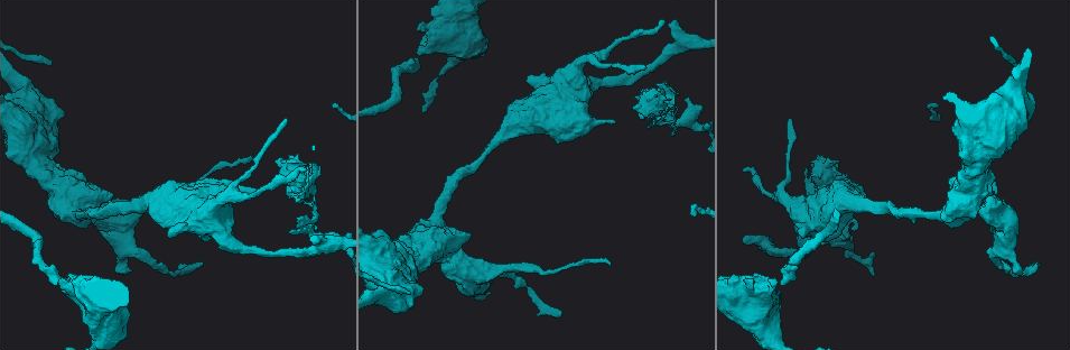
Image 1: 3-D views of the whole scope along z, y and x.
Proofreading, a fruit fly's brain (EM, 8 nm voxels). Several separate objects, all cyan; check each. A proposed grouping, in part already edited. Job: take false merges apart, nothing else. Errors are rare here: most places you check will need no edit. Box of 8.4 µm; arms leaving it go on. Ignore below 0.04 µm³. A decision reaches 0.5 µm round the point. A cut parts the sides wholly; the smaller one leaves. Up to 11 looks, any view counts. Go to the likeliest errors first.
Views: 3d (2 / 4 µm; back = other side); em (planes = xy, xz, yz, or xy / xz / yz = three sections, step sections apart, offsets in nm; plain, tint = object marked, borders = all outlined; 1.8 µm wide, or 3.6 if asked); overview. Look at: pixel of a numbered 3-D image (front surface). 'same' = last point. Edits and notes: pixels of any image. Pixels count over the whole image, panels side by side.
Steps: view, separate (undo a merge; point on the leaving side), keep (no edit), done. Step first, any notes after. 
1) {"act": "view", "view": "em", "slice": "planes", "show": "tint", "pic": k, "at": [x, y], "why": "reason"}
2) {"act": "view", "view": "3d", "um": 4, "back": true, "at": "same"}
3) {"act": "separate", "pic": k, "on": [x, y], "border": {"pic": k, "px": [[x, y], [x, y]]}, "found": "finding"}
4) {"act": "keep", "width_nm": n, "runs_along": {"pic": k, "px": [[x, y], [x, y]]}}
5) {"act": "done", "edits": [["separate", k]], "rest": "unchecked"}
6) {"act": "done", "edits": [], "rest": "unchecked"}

{"act": "view", "view": "em", "slice": "planes", "show": "tint", "pic": 1, "at": [301, 185], "why": "thick turns thin"}

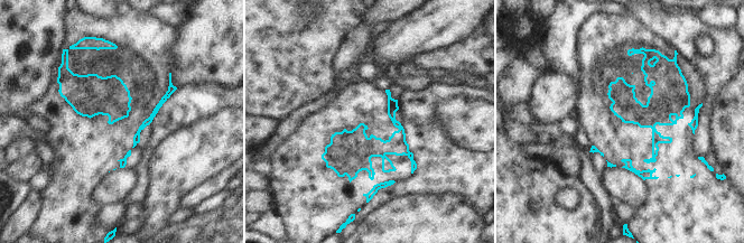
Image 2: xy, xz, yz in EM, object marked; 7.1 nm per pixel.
{"act": "keep", "found": "continuous, no second cell"}

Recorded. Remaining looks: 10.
{"act": "view", "view": "em", "um": 3.6, "slice": "planes", "show": "plain", "pic": 1, "at": [517, 117], "why": "closes a loop"}

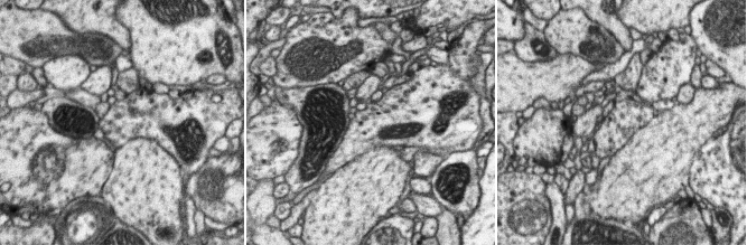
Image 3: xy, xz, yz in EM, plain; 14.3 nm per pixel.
{"act": "view", "view": "em", "um": 3.6, "slice": "planes", "show": "borders", "at": "same"}

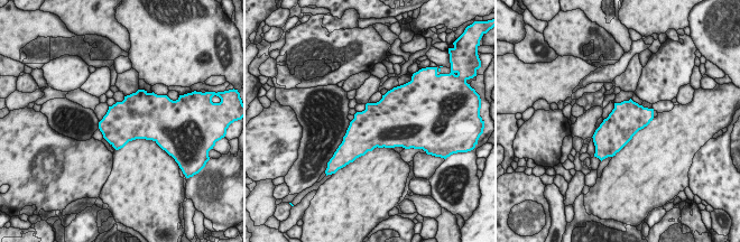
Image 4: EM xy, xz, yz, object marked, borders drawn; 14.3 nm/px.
{"act": "keep", "width_nm": 480, "found": "one cell here"}

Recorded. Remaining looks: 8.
{"act": "view", "view": "3d", "um": 2, "pic": 1, "at": [54, 283]}

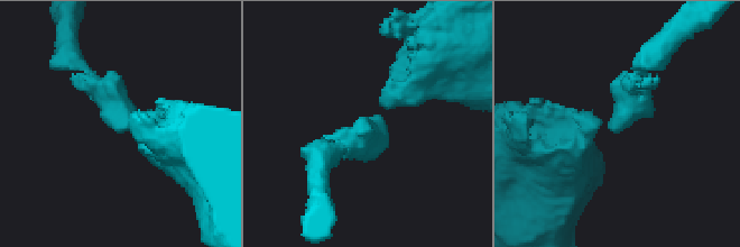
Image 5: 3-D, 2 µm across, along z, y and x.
{"act": "view", "view": "em", "slice": "planes", "show": "tint", "pic": 5, "at": [380, 116]}

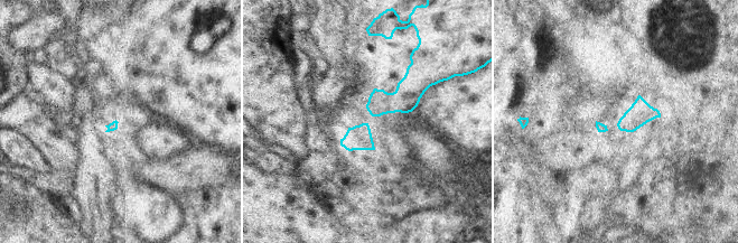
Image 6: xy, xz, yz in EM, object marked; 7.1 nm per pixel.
{"act": "keep", "found": "continuous, no second cell"}

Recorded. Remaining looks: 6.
{"act": "view", "view": "em", "slice": "planes", "show": "plain", "pic": 1, "at": [72, 208]}

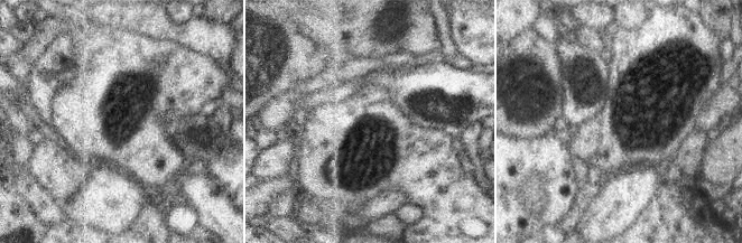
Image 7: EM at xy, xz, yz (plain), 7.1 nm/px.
{"act": "view", "view": "em", "slice": "planes", "show": "tint", "at": "same"}

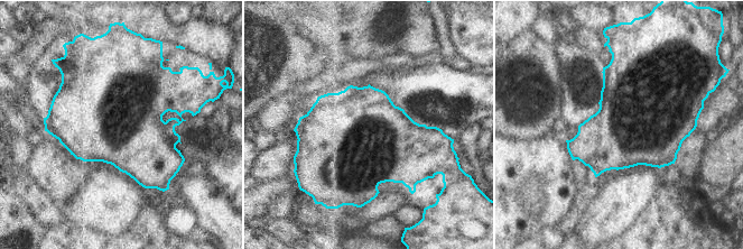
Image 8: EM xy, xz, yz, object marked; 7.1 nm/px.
{"act": "keep", "found": "all the same cell"}

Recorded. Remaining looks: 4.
{"act": "done", "edits": [], "rest": "unchecked"}

